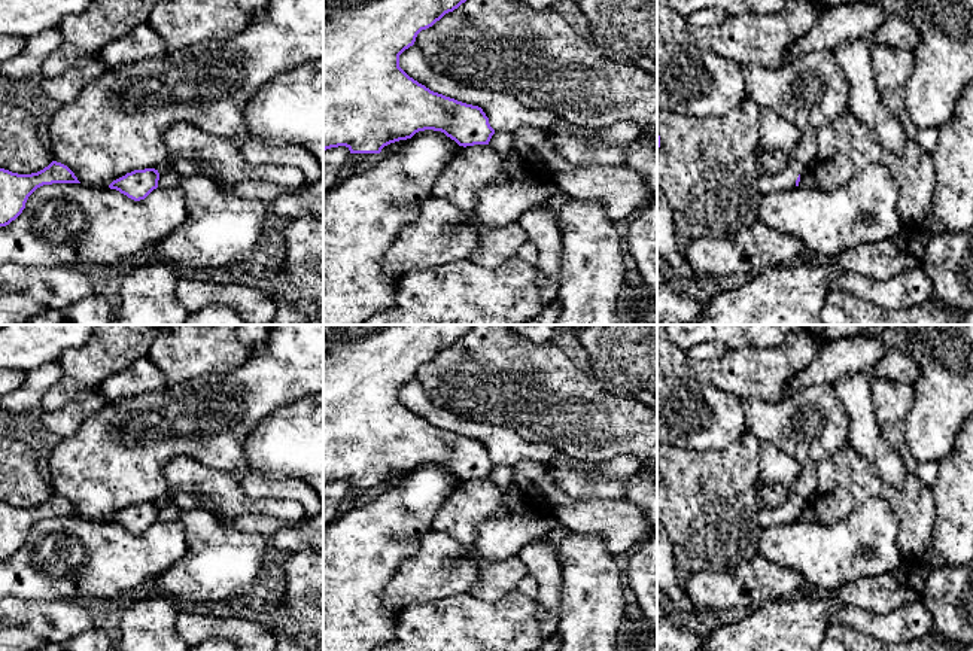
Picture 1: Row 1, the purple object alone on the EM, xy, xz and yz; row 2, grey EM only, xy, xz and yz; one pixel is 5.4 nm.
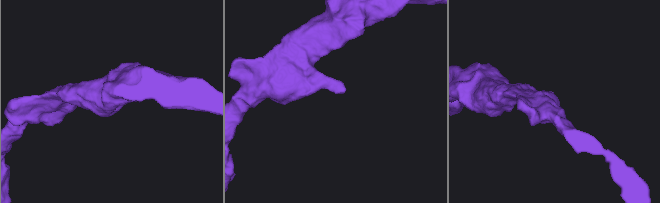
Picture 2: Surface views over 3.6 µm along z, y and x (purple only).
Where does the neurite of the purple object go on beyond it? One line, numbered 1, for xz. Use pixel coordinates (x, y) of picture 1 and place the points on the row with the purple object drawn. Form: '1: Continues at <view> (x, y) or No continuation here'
1: No continuation here

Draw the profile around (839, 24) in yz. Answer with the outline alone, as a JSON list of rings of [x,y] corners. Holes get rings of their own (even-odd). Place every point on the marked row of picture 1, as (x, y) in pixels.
[[[869,3],[827,7],[818,22],[787,51],[782,66],[811,51],[836,51],[840,45],[869,39],[891,15]]]

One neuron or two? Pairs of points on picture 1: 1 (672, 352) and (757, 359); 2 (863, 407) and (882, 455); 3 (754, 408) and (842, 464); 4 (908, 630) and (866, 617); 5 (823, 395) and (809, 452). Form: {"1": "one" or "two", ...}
{"1": "one", "2": "one", "3": "two", "4": "one", "5": "one"}

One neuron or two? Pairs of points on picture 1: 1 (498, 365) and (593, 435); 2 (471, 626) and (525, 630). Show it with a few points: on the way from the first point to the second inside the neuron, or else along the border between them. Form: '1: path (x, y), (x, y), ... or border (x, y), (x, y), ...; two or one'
1: path (528, 361), (543, 361), (587, 405); one
2: path (485, 630), (511, 630); one

